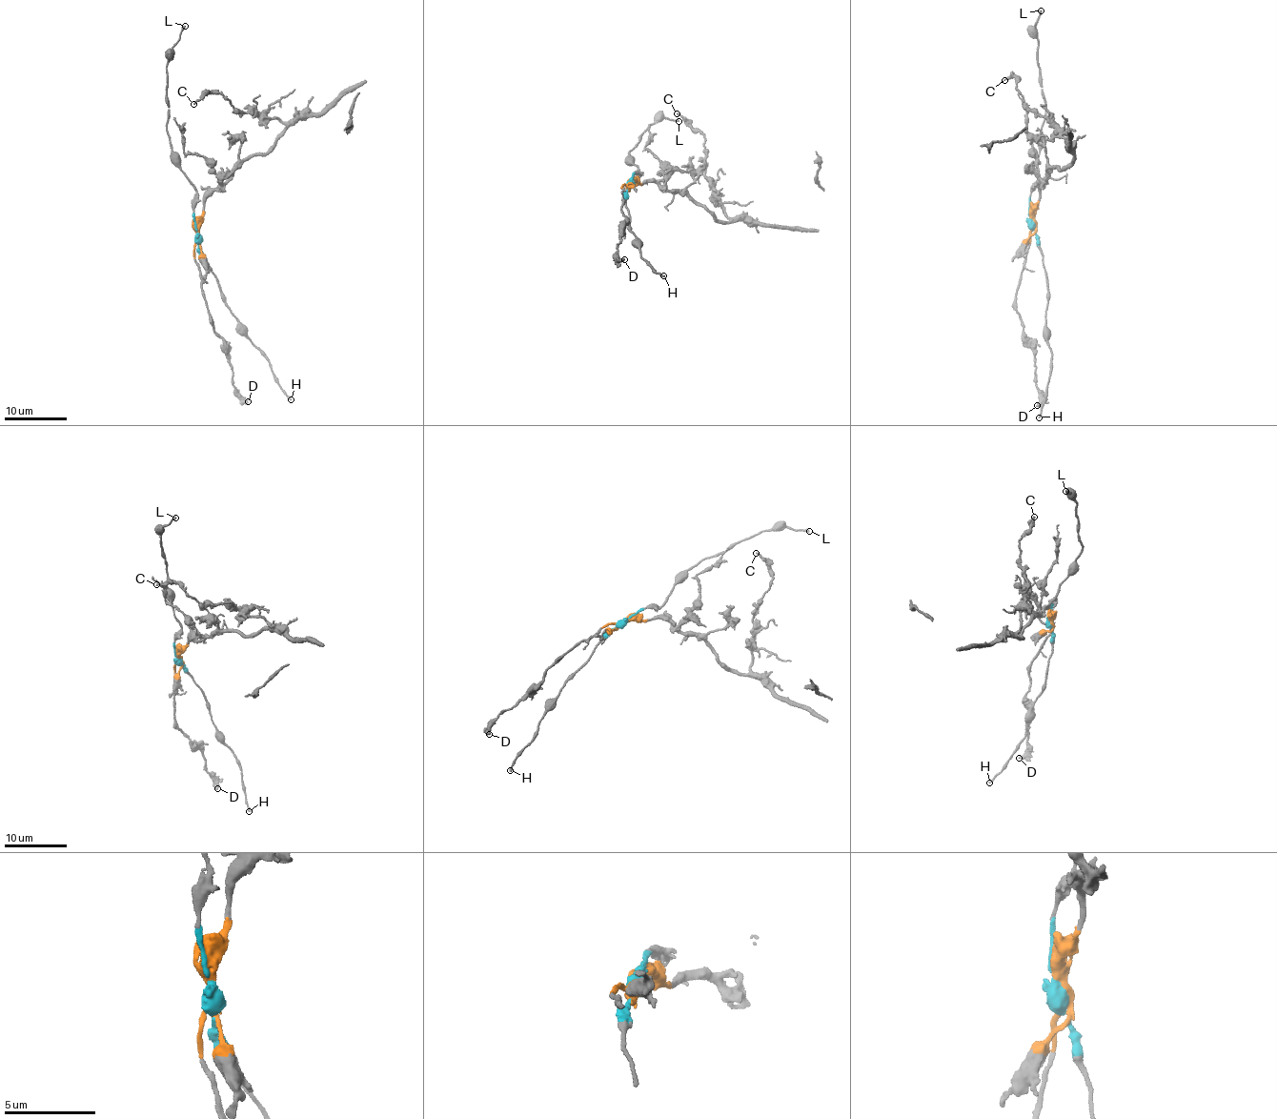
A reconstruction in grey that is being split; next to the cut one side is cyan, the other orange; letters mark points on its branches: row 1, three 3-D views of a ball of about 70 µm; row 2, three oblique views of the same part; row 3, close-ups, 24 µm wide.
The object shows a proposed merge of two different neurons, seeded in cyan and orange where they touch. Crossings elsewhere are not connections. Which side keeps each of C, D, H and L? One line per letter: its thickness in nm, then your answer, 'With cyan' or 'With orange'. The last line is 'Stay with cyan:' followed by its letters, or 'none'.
C: Thickness 200 nm. With orange
D: Thickness 300 nm. With orange
H: Thickness 240 nm. With cyan
L: Thickness 280 nm. With cyan
Stay with cyan: H, L

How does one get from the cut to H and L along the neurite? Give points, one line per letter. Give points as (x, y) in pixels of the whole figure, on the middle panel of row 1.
H: (630, 185), (624, 195), (630, 217), (627, 228), (636, 236), (640, 256), (652, 272), (663, 275)
L: (630, 185), (637, 171), (641, 173), (629, 152), (657, 118), (679, 121)

